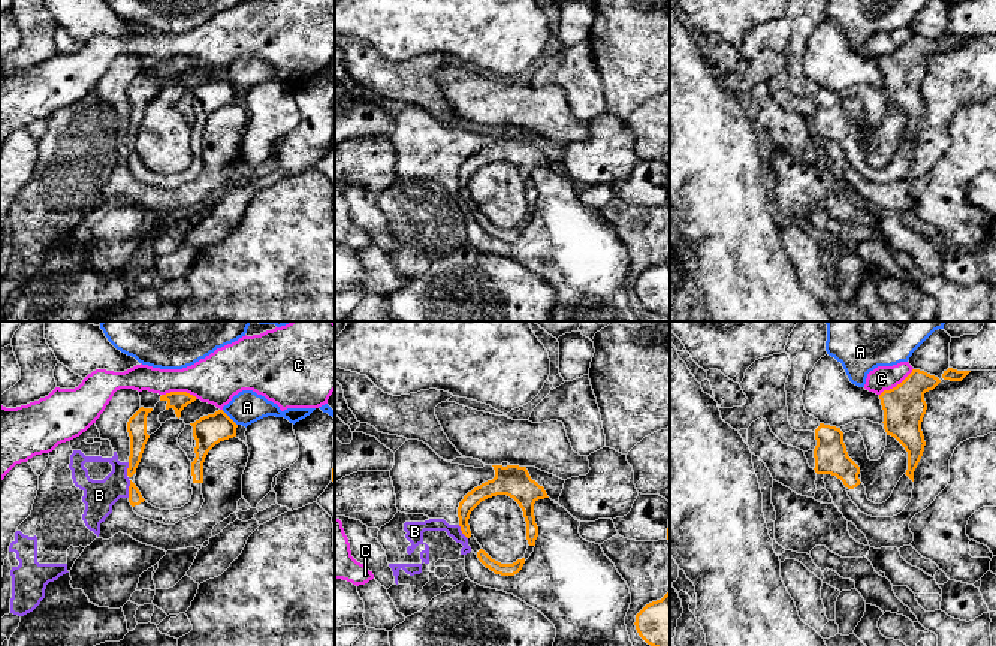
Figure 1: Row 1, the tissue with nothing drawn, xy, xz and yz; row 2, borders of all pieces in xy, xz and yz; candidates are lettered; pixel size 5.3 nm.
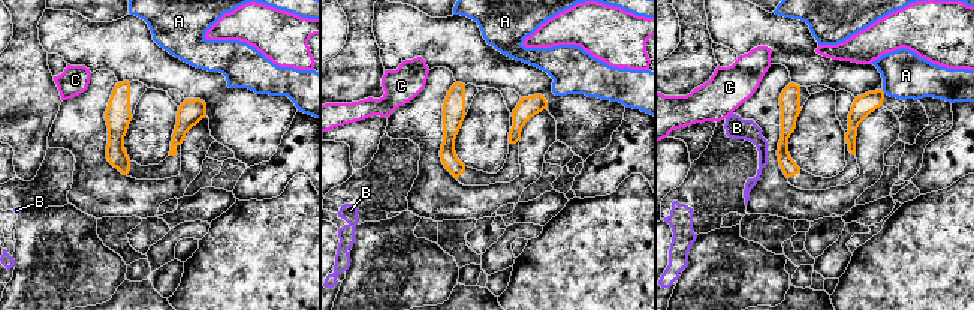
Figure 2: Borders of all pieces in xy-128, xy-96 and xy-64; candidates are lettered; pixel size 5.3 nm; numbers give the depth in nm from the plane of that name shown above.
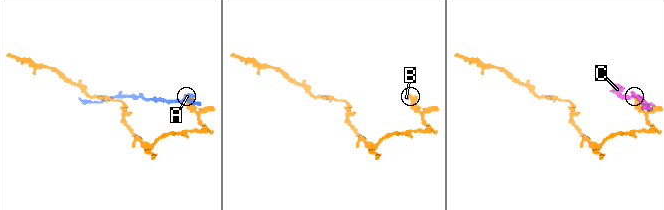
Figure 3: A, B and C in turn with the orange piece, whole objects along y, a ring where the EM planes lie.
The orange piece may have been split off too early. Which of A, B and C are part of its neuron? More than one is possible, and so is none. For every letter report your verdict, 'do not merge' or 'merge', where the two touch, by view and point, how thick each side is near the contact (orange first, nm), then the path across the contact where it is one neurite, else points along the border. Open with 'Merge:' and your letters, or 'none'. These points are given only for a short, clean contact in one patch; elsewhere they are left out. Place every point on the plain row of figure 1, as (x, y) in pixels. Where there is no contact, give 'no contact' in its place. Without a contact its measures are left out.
Merge: none
A: do not merge; meets orange in xy at (229, 82); 160 nm thick on the orange side, 180 nm on the other
B: do not merge; meets orange in xy at (129, 154); 80 nm thick on the orange side, 180 nm on the other; border along xy (130, 145), (127, 162)
C: do not merge; meets orange in xy at (180, 57); 100 nm thick on the orange side, 260 nm on the other

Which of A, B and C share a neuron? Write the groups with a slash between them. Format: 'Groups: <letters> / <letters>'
Groups: A / B / C

